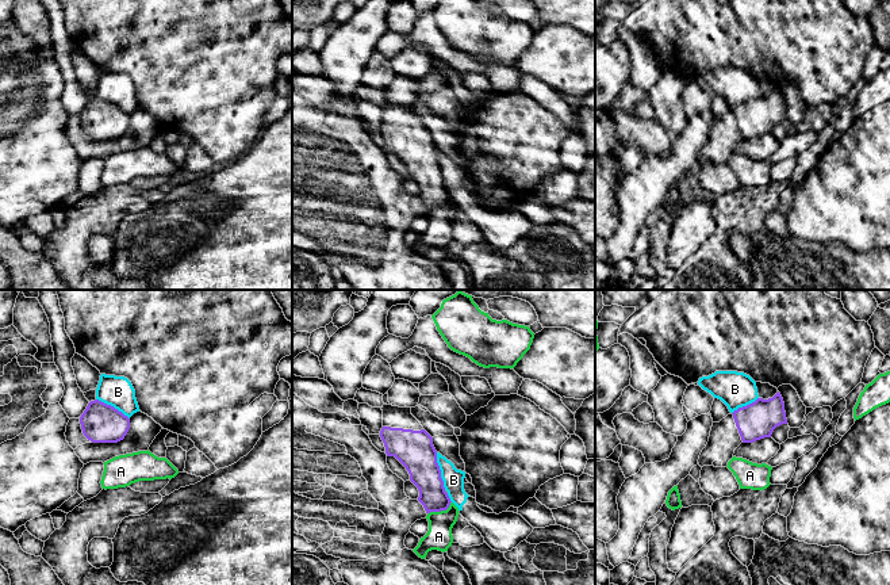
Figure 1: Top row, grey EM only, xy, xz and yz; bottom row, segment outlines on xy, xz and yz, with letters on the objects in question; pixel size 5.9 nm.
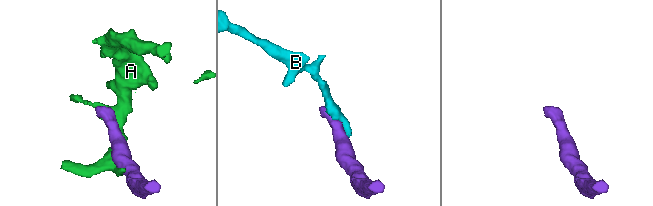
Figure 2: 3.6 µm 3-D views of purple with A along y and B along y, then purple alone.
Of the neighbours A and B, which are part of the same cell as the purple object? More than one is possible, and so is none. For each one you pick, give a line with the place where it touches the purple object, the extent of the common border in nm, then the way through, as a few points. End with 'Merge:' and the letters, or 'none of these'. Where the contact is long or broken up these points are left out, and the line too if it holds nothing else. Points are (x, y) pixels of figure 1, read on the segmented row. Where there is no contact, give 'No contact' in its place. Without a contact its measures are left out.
Merge: none of these

